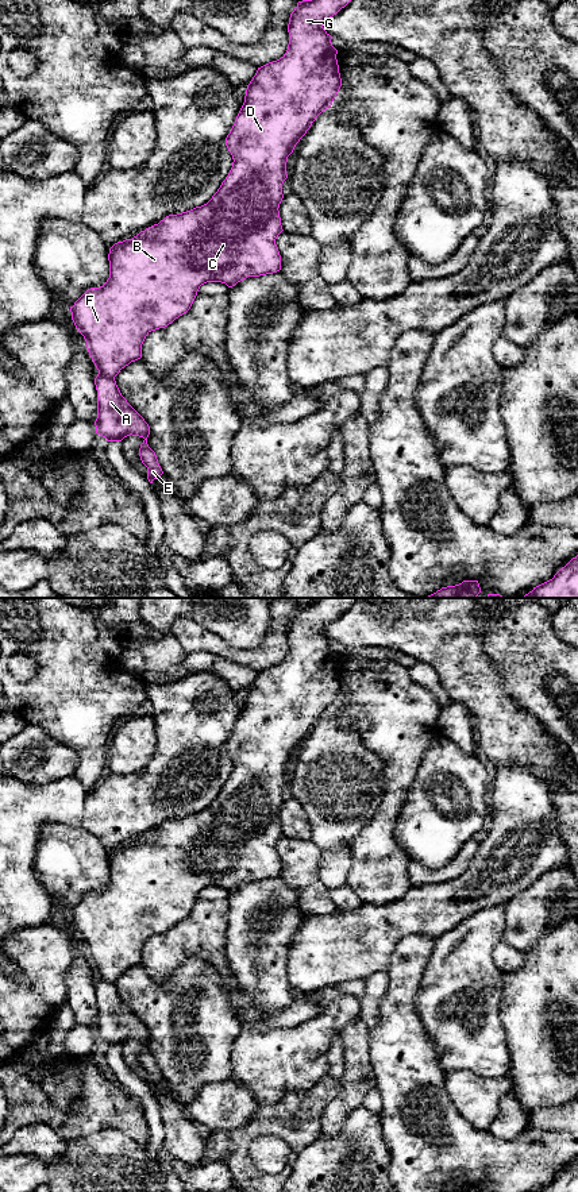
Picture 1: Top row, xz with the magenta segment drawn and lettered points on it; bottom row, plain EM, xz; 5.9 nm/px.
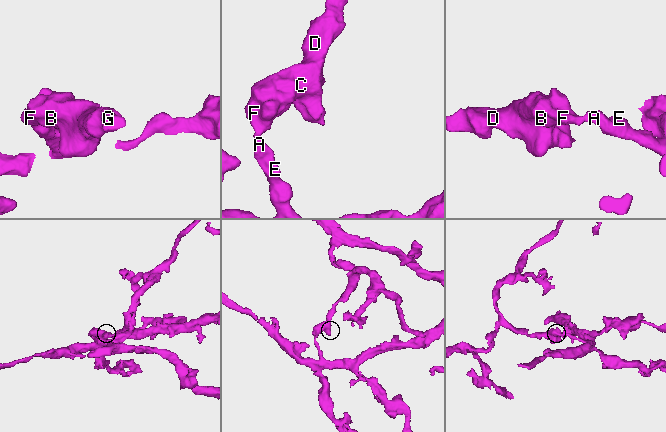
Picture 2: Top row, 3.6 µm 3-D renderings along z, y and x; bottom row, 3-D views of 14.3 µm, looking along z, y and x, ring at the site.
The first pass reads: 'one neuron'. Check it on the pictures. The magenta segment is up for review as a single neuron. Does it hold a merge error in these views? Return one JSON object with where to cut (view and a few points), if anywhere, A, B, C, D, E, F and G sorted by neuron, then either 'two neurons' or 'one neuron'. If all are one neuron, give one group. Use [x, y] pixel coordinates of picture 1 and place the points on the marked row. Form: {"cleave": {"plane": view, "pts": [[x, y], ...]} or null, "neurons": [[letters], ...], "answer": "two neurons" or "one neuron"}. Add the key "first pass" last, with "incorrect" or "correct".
{"cleave": {"plane": "xz", "pts": [[99, 371], [114, 378]]}, "neurons": [["A", "E"], ["B", "C", "D", "F", "G"]], "answer": "two neurons", "first pass": "incorrect"}

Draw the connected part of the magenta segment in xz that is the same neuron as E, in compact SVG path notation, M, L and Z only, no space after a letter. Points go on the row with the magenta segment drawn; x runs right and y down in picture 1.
M99 373L95 378L95 385L97 390L96 433L105 437L107 441L122 441L130 435L143 437L139 456L147 467L147 479L153 483L163 471L155 452L147 444L149 424L122 396L115 378L108 378Z

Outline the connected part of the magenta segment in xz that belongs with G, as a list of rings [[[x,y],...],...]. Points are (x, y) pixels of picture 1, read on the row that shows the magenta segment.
[[[303,0],[290,13],[286,53],[277,61],[258,67],[246,89],[244,103],[226,138],[232,155],[232,167],[212,198],[190,211],[169,215],[158,224],[140,231],[132,239],[115,243],[109,248],[109,278],[100,288],[88,289],[70,306],[72,320],[86,342],[88,352],[99,370],[115,378],[122,369],[142,358],[142,344],[155,329],[165,328],[186,313],[200,289],[207,282],[221,282],[228,288],[247,277],[273,274],[281,270],[281,255],[275,239],[284,231],[280,204],[282,184],[288,178],[286,162],[296,144],[311,128],[316,117],[332,105],[342,78],[332,36],[323,28],[327,19],[336,15],[351,0]]]

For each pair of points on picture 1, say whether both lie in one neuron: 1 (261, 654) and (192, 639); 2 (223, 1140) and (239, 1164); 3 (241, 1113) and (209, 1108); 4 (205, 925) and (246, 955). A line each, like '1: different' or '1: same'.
1: same
2: same
3: same
4: different

